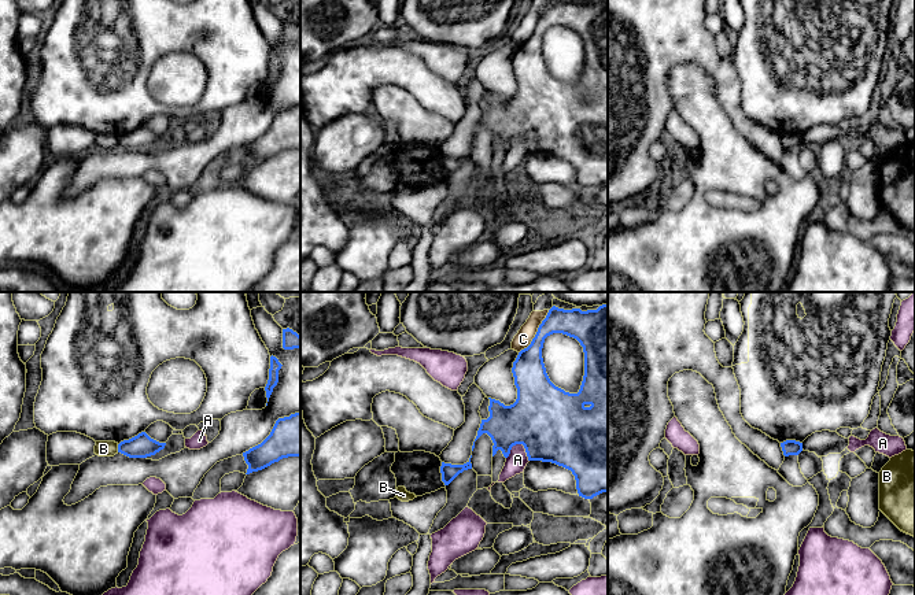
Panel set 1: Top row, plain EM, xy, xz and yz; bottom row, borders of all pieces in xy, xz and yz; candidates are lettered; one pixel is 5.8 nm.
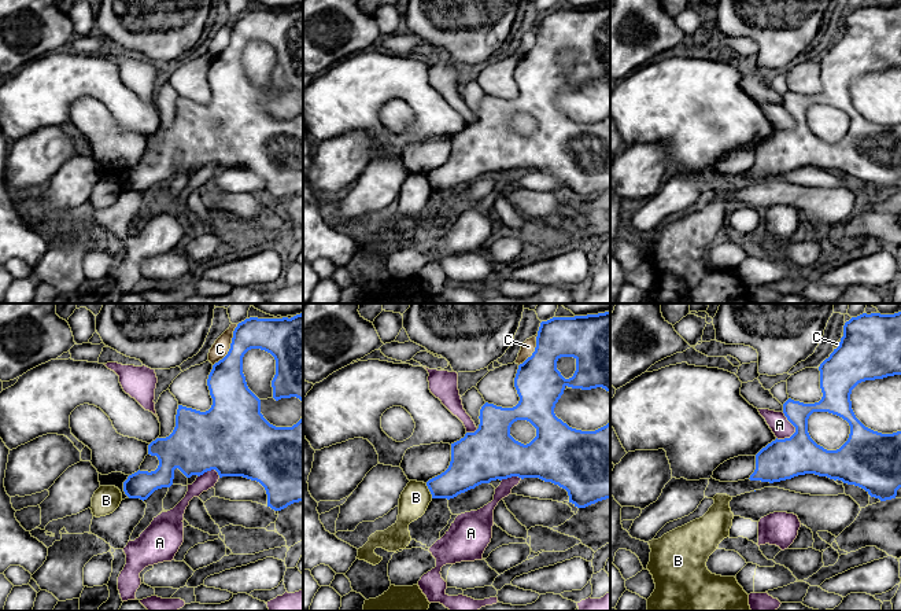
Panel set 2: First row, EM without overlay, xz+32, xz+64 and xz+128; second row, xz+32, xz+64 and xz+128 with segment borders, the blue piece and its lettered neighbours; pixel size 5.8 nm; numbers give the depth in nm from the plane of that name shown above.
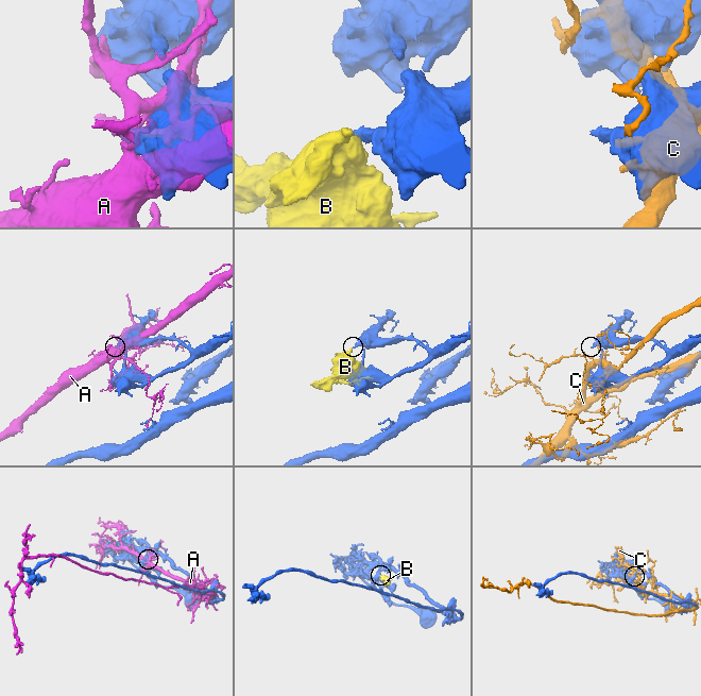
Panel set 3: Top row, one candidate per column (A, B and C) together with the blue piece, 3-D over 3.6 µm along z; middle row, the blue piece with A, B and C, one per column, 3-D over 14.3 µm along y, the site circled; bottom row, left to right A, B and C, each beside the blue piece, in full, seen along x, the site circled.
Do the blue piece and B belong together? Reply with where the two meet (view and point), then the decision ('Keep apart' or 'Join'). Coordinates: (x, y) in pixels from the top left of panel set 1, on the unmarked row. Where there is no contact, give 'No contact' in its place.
Touches blue at xy (118, 141). Keep apart

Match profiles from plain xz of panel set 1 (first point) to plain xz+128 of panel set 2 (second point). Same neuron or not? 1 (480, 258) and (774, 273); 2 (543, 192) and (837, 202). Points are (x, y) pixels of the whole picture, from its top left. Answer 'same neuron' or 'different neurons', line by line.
1: same neuron
2: same neuron

